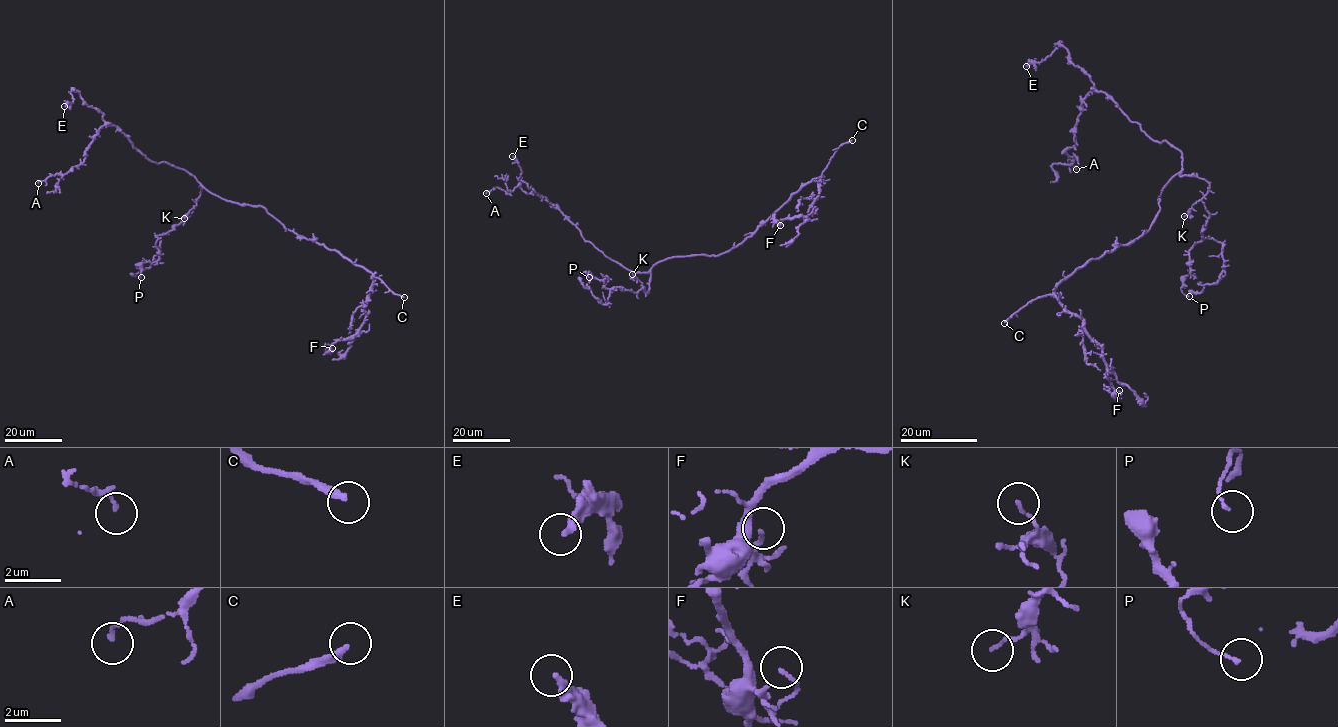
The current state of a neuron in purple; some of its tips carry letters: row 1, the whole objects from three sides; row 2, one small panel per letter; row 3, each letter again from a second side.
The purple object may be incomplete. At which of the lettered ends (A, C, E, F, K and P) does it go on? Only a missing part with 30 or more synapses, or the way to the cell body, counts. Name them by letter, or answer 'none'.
C

